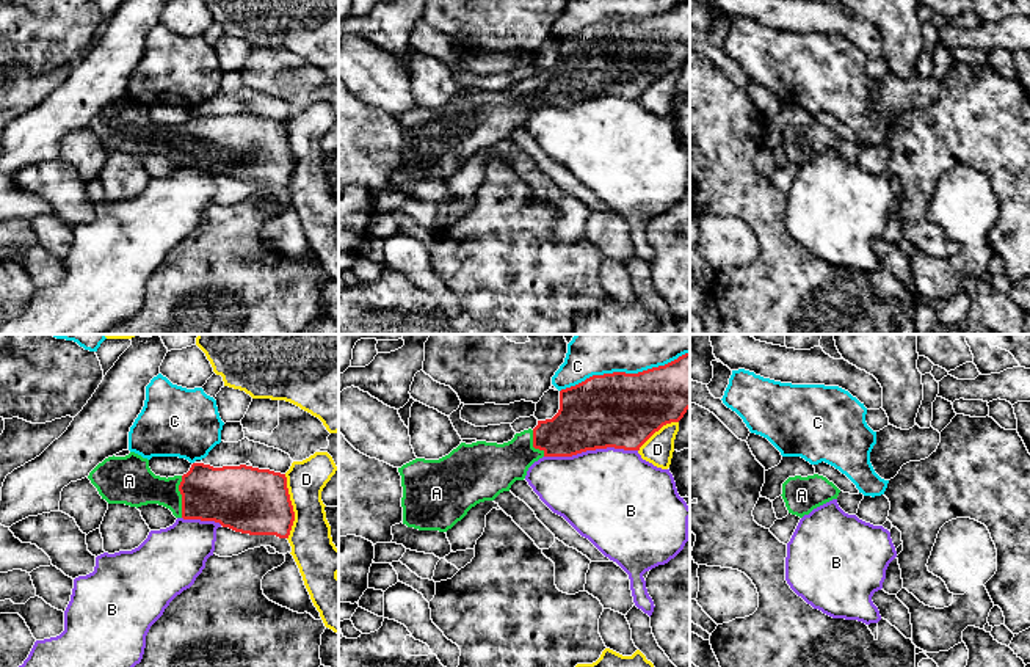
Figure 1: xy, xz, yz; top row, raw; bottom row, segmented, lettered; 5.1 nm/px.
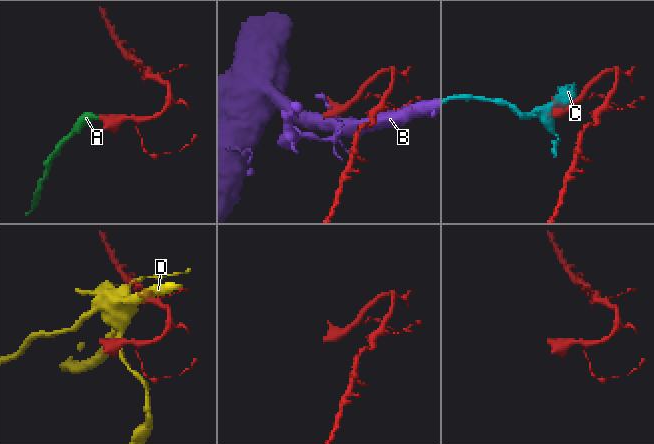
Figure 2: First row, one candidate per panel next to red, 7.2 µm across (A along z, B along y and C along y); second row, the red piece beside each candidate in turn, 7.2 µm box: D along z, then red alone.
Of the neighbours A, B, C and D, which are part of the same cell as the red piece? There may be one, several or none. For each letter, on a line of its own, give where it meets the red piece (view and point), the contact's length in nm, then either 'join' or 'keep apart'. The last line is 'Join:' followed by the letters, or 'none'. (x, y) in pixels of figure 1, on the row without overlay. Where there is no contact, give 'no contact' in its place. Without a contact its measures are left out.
A: meets red in xy at (182, 145); contact 220 nm long; join
B: meets red in xz at (590, 98); contact 480 nm long; keep apart
C: meets red in xz at (624, 21); contact 700 nm long; keep apart
D: meets red in xy at (292, 156); contact 340 nm long; keep apart
Join: A

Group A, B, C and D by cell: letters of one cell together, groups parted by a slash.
A / B / C / D

